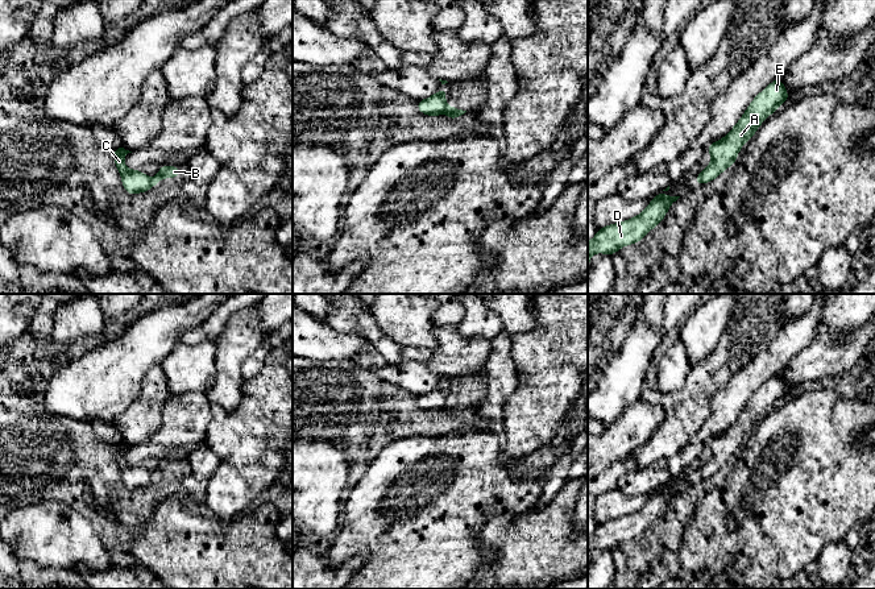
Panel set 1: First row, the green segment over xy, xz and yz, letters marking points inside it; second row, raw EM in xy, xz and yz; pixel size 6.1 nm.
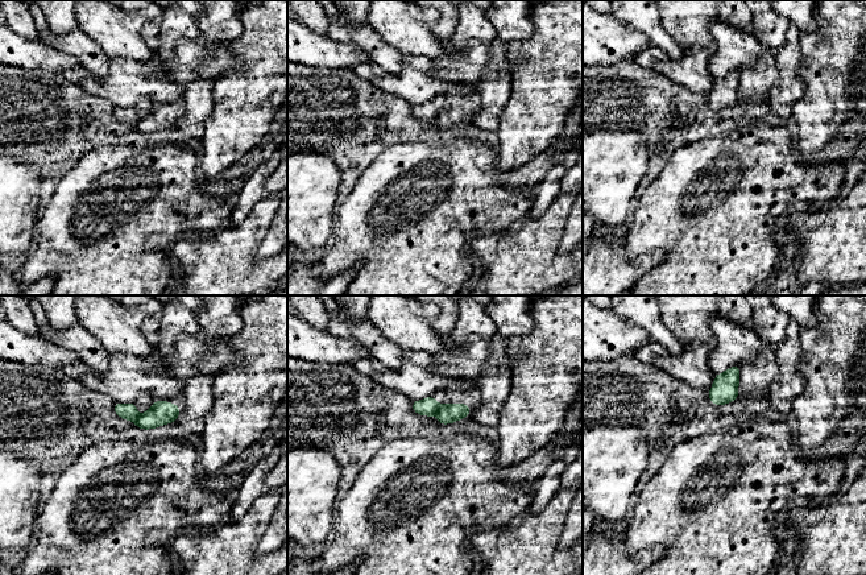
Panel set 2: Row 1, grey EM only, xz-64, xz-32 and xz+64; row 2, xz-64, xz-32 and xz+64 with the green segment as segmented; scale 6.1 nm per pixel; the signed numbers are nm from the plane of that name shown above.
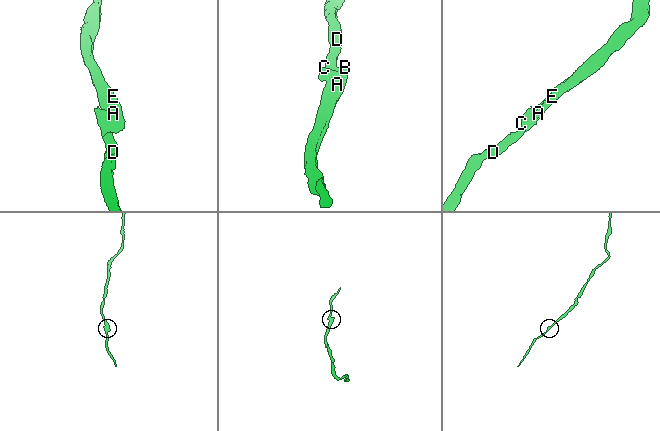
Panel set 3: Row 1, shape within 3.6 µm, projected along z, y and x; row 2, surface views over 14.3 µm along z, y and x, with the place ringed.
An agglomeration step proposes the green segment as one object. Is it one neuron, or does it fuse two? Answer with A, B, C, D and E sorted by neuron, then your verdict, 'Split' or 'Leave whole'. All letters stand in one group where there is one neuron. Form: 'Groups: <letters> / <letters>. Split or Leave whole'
Groups: A B E / C D. Split

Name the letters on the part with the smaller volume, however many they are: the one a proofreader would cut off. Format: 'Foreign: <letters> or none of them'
Foreign: C, D

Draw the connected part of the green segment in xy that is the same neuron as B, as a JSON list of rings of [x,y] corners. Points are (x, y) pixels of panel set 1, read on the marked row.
[[[166,165],[166,166],[159,167],[158,174],[153,178],[153,183],[157,184],[163,178],[177,178],[179,175],[181,175],[179,169],[171,165]]]

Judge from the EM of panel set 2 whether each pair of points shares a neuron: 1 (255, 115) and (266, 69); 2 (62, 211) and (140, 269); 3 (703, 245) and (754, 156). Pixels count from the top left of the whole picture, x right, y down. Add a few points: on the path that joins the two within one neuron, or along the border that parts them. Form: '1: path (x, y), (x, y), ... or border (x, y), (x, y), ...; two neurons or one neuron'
1: path (252, 103), (252, 95), (262, 85), (262, 81); one neuron
2: path (67, 236), (78, 251), (104, 253), (115, 264); one neuron
3: path (721, 223), (721, 210), (751, 178); one neuron

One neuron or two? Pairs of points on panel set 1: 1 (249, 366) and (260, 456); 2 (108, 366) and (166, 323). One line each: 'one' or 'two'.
1: two
2: one

